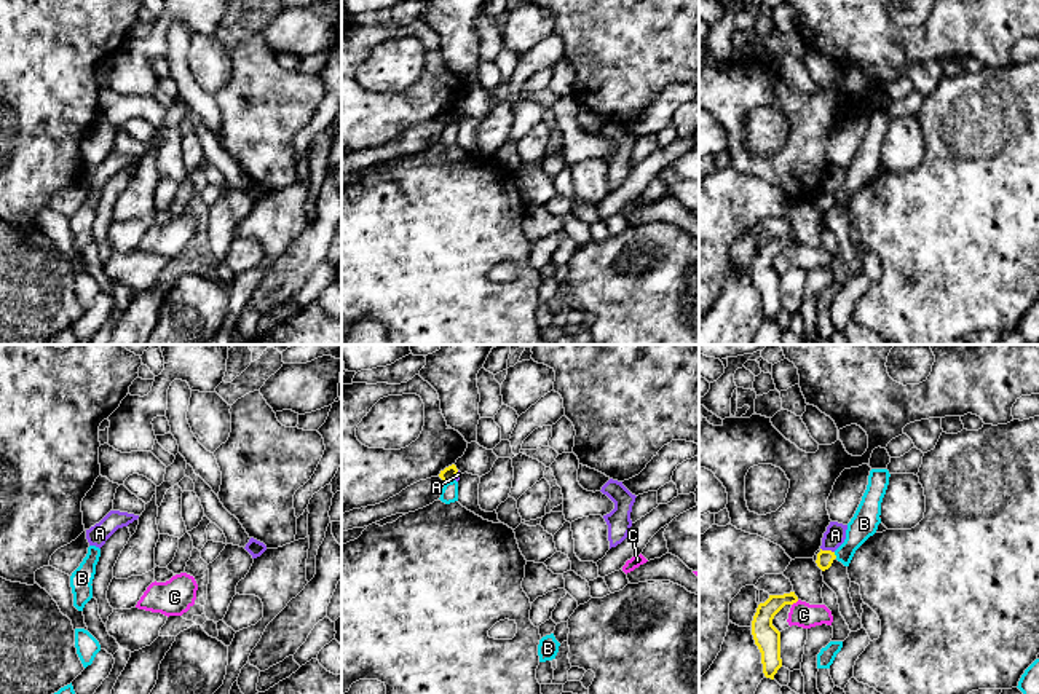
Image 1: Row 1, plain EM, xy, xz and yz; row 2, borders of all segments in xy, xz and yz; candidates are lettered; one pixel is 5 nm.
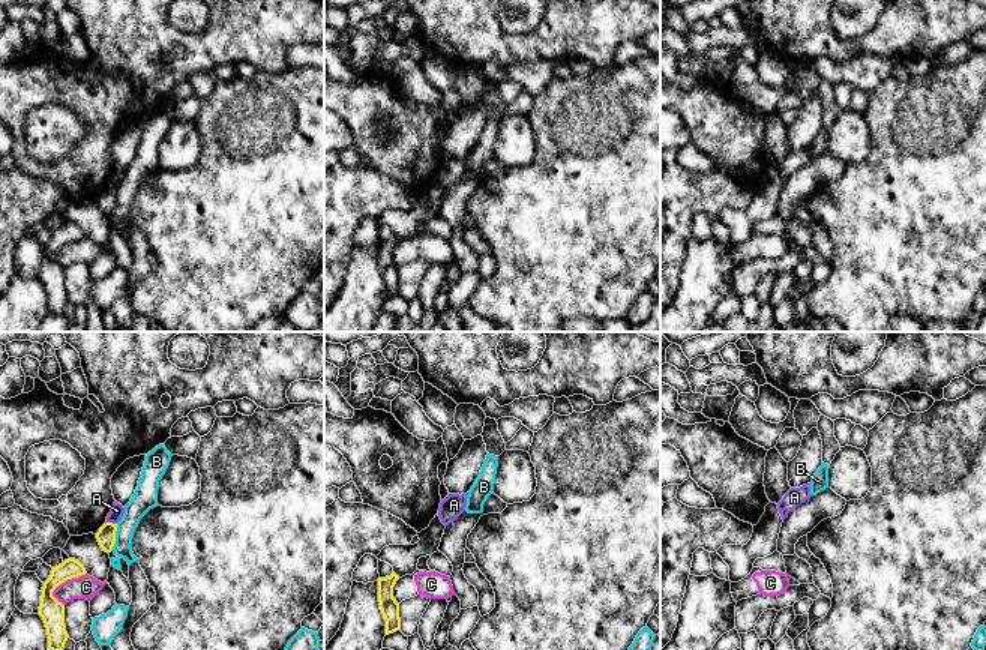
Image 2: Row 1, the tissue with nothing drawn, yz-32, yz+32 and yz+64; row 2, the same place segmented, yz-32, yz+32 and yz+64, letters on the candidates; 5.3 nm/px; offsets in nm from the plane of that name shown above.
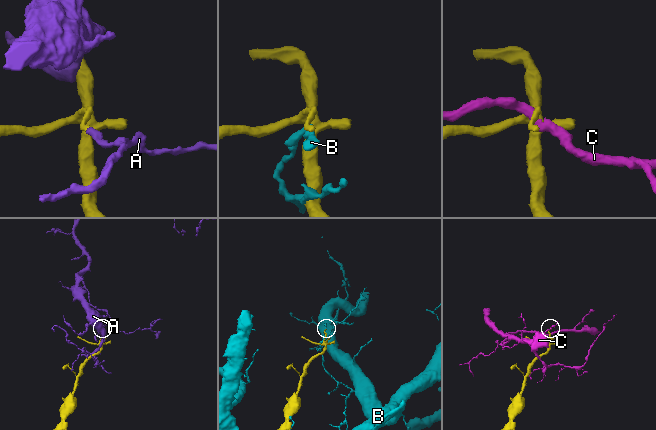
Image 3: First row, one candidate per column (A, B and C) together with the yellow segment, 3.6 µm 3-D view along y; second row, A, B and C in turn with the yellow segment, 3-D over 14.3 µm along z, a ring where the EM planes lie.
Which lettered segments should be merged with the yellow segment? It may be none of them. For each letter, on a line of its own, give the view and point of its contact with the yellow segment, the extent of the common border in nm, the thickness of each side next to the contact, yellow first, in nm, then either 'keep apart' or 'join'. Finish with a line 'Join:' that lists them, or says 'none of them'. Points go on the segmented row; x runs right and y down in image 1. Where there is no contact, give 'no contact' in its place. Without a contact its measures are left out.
A: contact yz (827, 551); length 80 nm; calibres 80 and 110 nm; keep apart
B: contact xz (449, 481); length 50 nm; calibres 70 and 90 nm; keep apart
C: contact yz (795, 602); length 50 nm; calibres 130 and 130 nm; keep apart
Join: none of them

